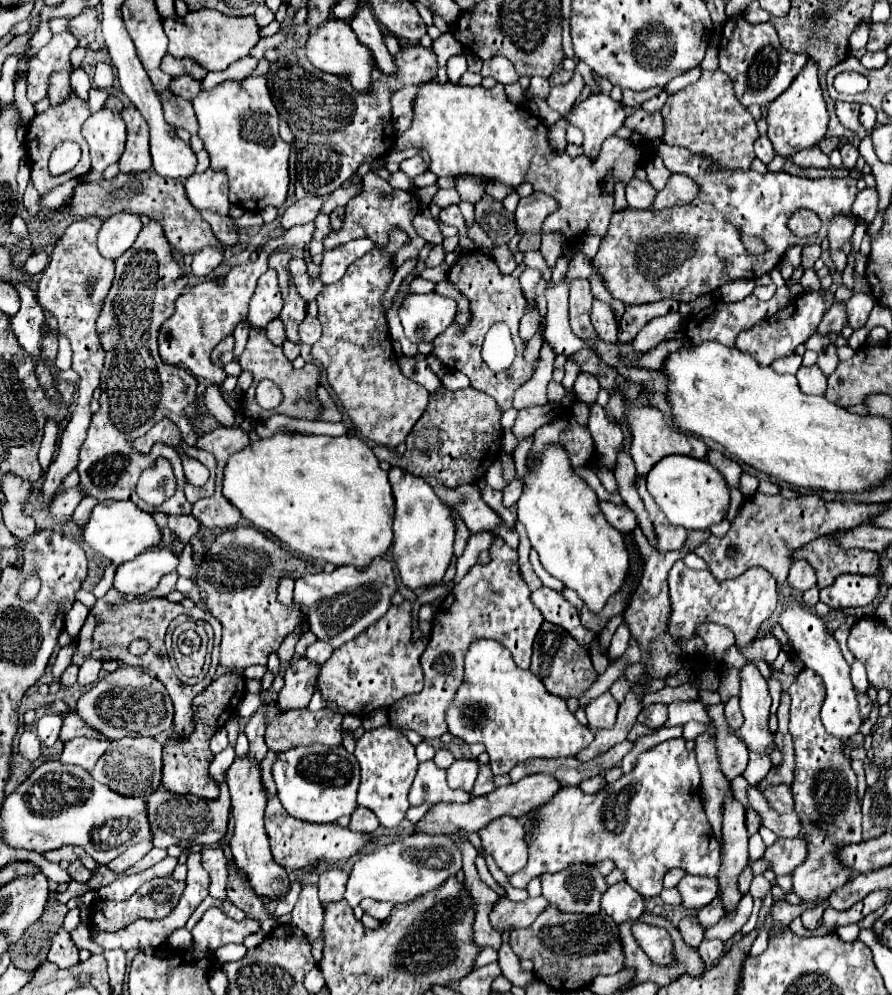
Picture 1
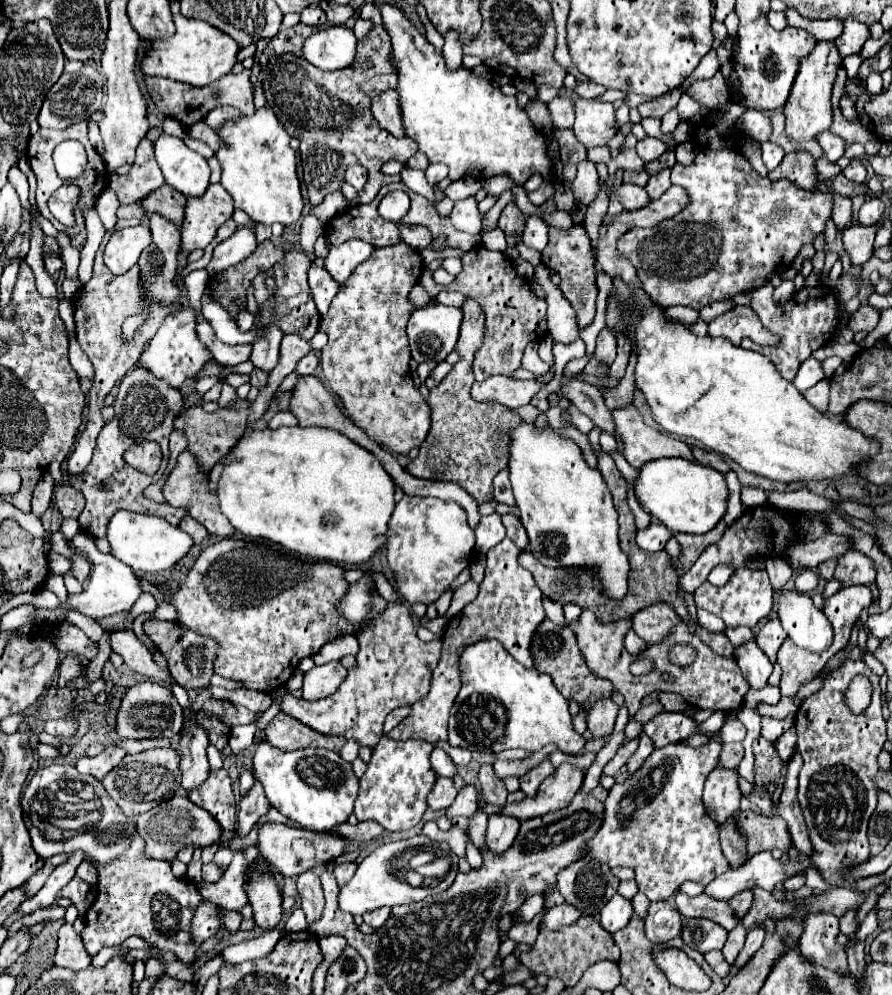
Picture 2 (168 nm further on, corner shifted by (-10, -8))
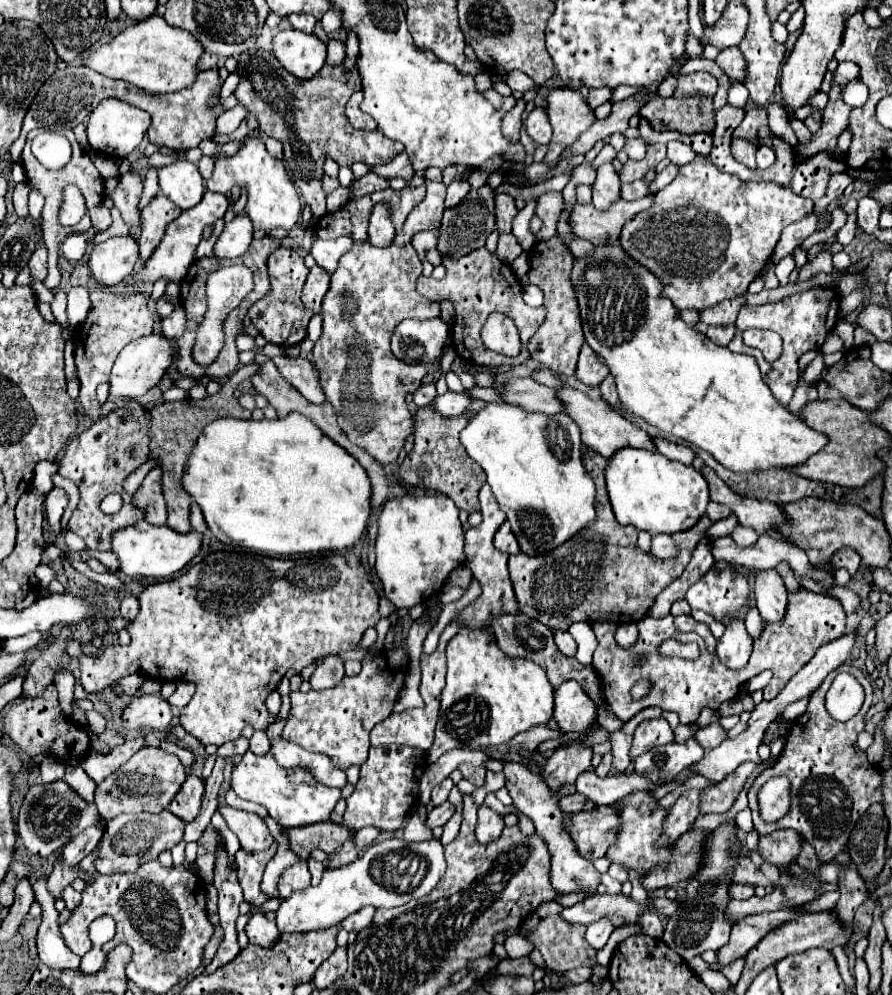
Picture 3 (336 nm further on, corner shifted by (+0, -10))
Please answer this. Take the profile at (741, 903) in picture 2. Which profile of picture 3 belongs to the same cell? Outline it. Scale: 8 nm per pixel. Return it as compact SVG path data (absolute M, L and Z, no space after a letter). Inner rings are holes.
M732 884L730 896L734 900L748 900L754 896L754 884Z

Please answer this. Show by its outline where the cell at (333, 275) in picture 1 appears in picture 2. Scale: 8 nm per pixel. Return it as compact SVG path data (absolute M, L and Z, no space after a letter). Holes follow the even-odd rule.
M350 240L346 244L340 244L338 248L330 248L324 266L338 284L344 284L348 276L356 270L356 266L366 262L372 256L372 252L372 244L366 244L364 240Z

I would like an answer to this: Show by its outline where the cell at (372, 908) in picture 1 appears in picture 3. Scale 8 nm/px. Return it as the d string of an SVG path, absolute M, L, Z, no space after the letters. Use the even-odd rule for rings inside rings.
M366 906L366 908L358 910L356 914L350 914L350 916L342 922L342 928L344 928L346 932L352 932L352 930L354 930L354 932L358 932L358 930L362 930L364 926L368 926L368 924L372 922L374 912L376 912L376 908Z

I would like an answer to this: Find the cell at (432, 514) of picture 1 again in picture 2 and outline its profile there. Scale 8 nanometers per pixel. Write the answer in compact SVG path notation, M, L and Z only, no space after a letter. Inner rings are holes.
M404 496L390 518L386 550L398 592L410 604L432 604L468 566L474 550L474 530L468 528L466 512L462 512L456 502L444 502L430 496Z

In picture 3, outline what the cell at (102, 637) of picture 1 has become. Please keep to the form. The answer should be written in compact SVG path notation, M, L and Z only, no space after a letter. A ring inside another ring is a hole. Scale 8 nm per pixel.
M188 774L180 794L172 800L172 804L168 806L168 810L178 816L180 820L184 822L192 822L198 812L200 812L200 802L202 802L202 794L204 794L204 782L194 776L194 774Z

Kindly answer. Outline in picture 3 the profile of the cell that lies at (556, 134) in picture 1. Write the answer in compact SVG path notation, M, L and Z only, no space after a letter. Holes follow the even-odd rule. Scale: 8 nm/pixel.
M548 192L538 198L536 214L542 220L542 228L536 234L536 242L546 242L556 234L556 222L558 222L562 208L564 208L564 200L560 192Z

